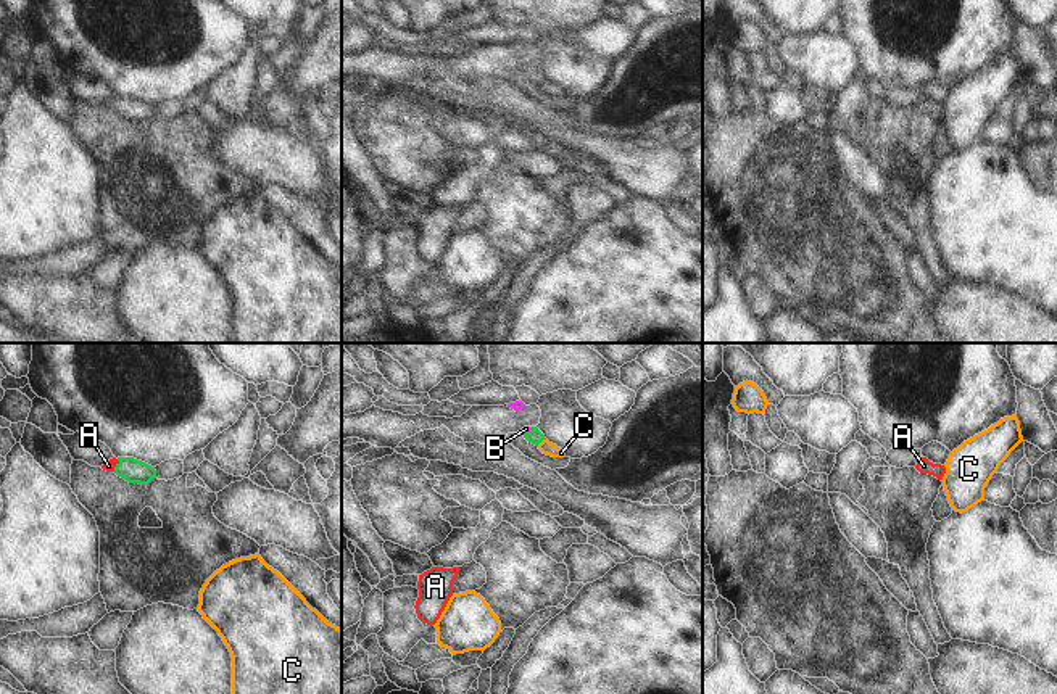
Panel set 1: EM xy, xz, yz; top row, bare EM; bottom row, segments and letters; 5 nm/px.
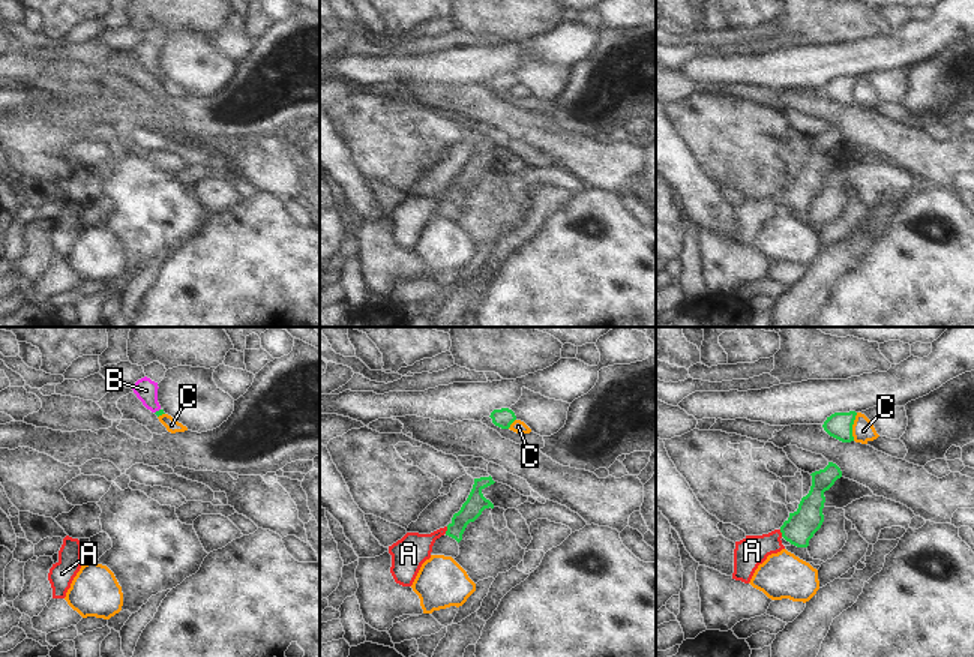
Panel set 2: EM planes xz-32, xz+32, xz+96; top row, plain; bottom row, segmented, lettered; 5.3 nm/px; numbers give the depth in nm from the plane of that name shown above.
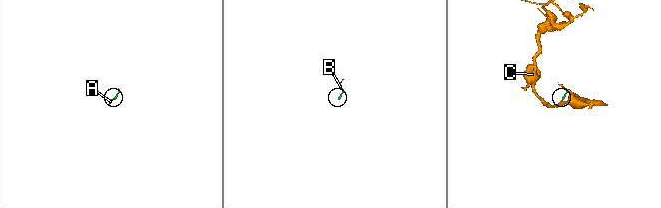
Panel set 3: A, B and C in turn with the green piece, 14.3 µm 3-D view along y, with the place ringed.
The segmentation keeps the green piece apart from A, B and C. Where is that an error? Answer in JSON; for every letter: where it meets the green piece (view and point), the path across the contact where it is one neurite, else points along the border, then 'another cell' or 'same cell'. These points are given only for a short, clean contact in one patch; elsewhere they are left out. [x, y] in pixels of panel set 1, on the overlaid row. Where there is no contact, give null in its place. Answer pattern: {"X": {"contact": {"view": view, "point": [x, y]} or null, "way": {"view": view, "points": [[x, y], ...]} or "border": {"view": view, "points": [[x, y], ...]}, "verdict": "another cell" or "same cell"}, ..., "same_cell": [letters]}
{"A": {"contact": {"view": "xy", "point": [116, 466]}, "way": {"view": "xy", "points": [[132, 470], [116, 466], [108, 466]]}, "verdict": "same cell"}, "B": {"contact": {"view": "xz", "point": [527, 432]}, "way": {"view": "xz", "points": [[535, 437], [527, 432], [526, 429]]}, "verdict": "same cell"}, "C": {"contact": {"view": "xz", "point": [540, 442]}, "border": {"view": "xz", "points": [[545, 438], [537, 445]]}, "verdict": "another cell"}, "same_cell": ["A", "B"]}

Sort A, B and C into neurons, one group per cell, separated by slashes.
A B / C

